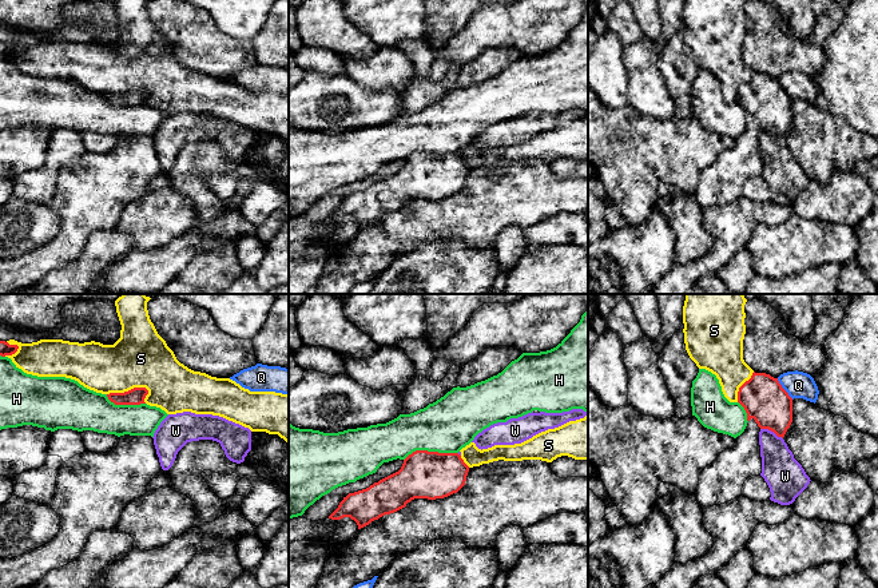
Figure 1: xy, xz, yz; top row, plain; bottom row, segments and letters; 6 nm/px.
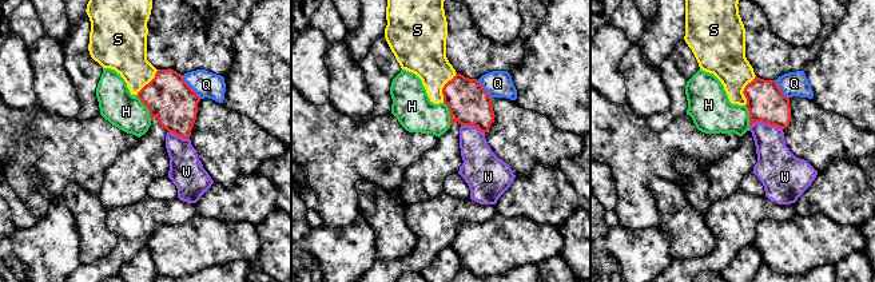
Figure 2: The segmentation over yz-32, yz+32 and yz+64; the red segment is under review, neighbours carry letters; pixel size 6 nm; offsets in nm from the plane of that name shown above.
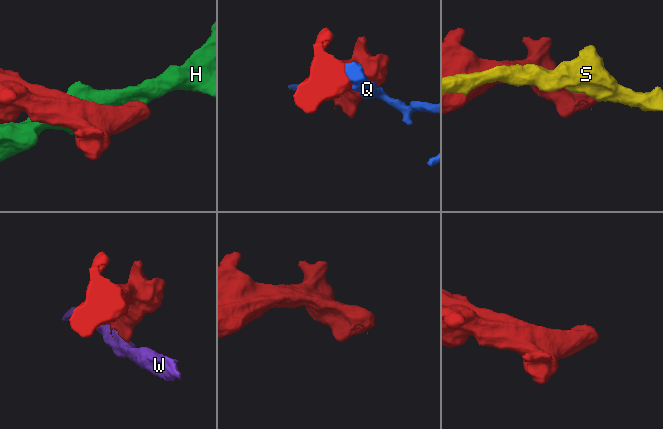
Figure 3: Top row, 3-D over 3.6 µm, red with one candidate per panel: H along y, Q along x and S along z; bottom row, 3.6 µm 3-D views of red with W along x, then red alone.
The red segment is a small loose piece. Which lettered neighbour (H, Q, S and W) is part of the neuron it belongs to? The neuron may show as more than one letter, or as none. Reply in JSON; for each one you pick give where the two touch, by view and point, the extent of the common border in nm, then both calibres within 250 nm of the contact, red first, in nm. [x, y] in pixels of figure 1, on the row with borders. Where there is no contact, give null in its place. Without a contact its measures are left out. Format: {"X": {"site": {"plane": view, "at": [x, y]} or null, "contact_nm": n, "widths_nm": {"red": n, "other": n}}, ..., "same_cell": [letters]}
{"same_cell": []}

